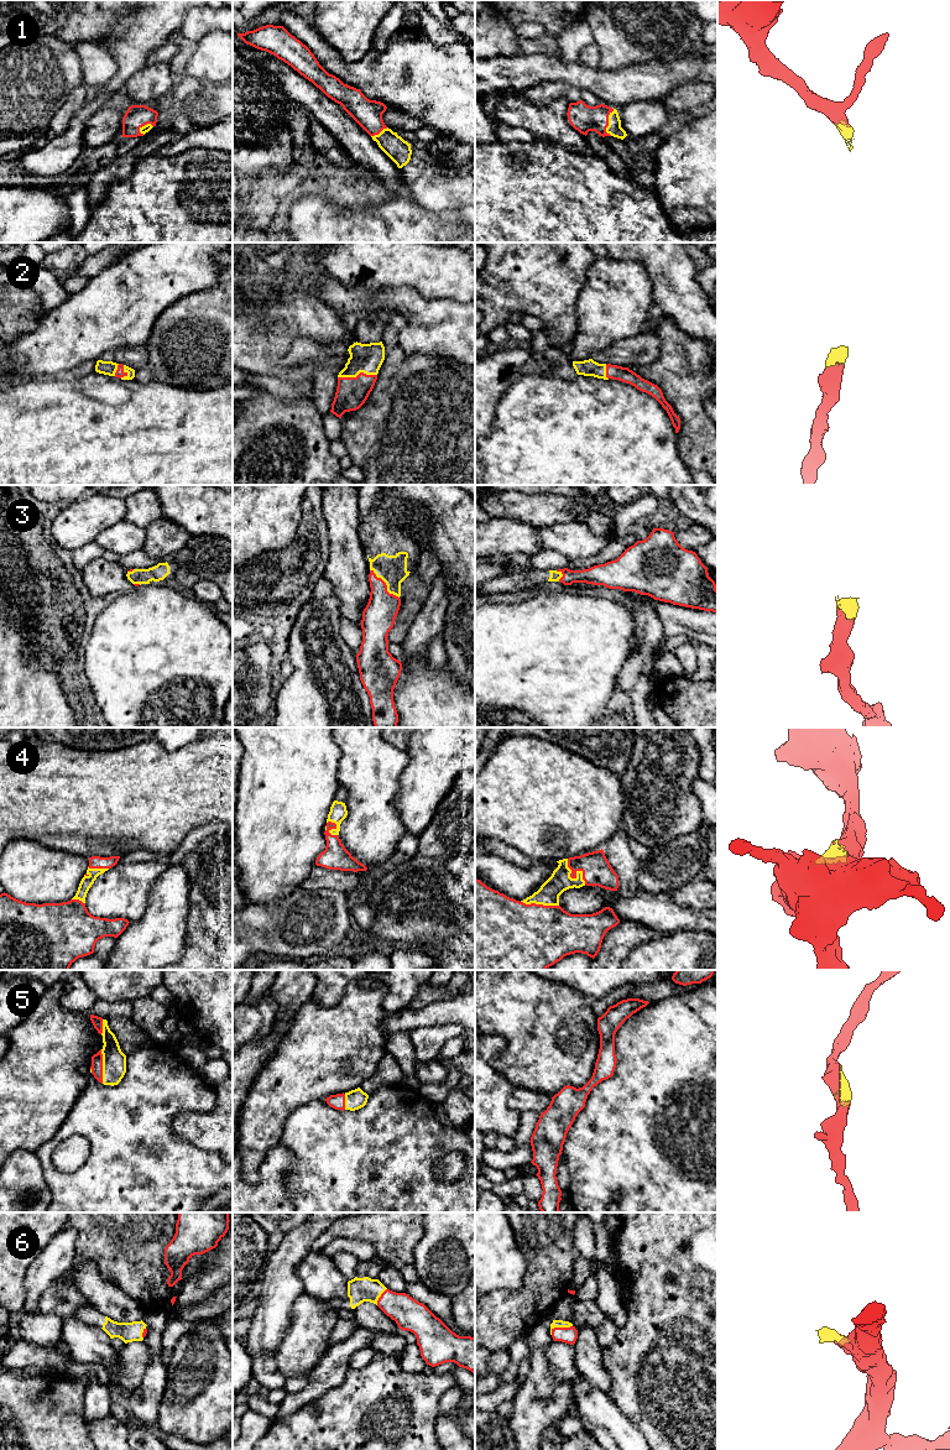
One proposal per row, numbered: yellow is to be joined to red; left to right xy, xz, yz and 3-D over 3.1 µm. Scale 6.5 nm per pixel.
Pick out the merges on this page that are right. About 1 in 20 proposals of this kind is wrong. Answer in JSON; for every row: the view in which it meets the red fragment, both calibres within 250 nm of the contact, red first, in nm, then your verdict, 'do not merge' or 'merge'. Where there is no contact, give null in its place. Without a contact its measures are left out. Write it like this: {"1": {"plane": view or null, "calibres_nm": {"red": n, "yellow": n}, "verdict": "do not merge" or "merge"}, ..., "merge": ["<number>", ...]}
{"1": {"plane": "yz", "calibres_nm": {"red": 180, "yellow": 90}, "verdict": "merge"}, "2": {"plane": "xz", "calibres_nm": {"red": 200, "yellow": 190}, "verdict": "merge"}, "3": {"plane": "xz", "calibres_nm": {"red": 220, "yellow": 190}, "verdict": "merge"}, "4": {"plane": "yz", "calibres_nm": {"red": 190, "yellow": 140}, "verdict": "merge"}, "5": {"plane": "xy", "calibres_nm": {"red": 80, "yellow": 160}, "verdict": "merge"}, "6": {"plane": "yz", "calibres_nm": {"red": 110, "yellow": 50}, "verdict": "merge"}, "merge": ["1", "2", "3", "4", "5", "6"]}

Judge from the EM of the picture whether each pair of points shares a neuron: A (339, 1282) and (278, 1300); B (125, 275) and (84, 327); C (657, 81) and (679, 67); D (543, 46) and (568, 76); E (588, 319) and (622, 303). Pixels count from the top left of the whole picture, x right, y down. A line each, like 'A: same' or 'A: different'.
A: different
B: same
C: same
D: different
E: same

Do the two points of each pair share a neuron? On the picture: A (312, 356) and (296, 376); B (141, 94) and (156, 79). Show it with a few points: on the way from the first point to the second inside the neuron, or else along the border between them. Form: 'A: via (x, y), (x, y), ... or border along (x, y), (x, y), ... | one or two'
A: border along (295, 339), (281, 363), (283, 365), (314, 370) | two
B: via (145, 90), (152, 83) | one

